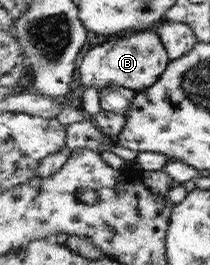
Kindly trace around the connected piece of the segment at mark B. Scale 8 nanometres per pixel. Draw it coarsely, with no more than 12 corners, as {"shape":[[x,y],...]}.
{"shape":[[143,31],[95,45],[83,88],[157,84],[171,61],[161,35]]}

